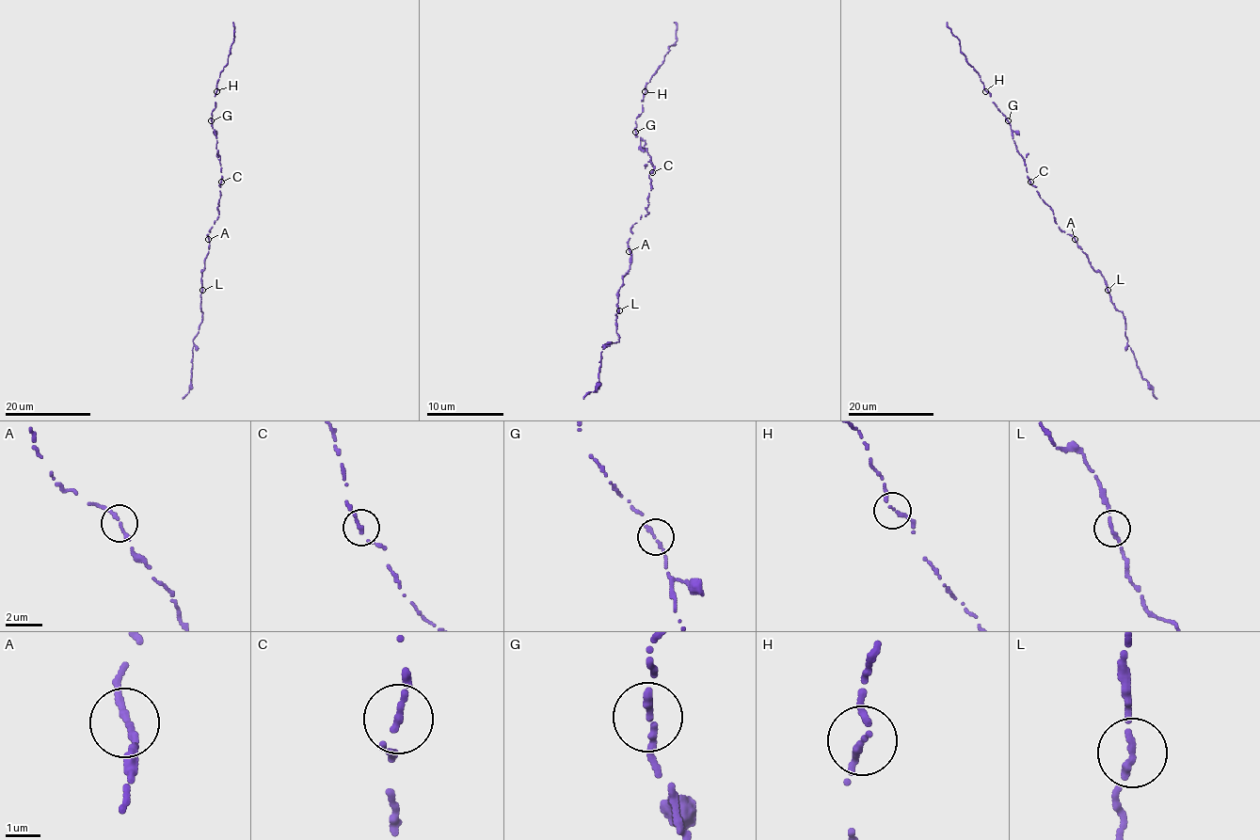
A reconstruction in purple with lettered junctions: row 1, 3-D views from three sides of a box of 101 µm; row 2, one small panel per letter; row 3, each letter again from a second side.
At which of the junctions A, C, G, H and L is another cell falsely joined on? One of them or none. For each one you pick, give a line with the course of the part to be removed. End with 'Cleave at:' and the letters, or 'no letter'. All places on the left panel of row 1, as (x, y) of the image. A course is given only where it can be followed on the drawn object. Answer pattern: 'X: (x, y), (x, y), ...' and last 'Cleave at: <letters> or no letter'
Cleave at: no letter

